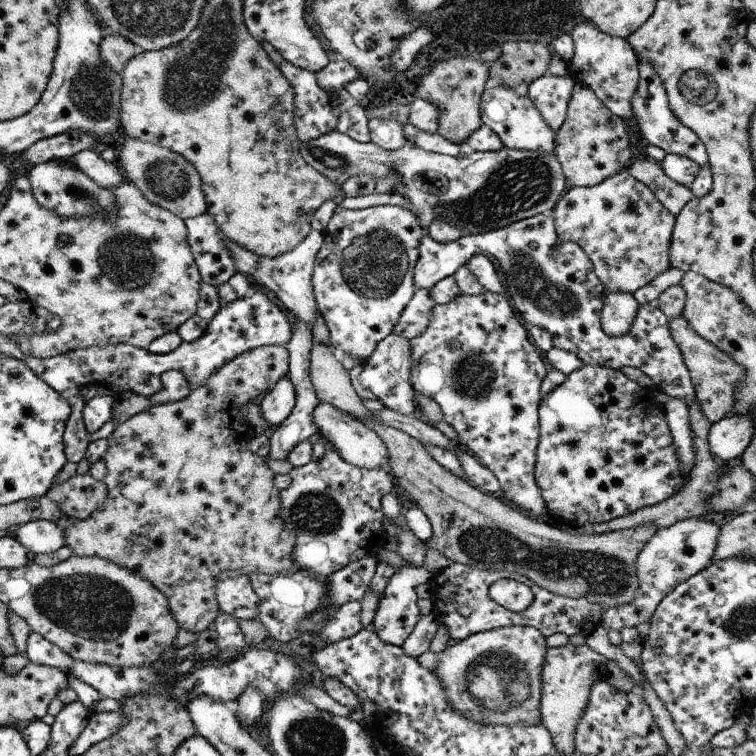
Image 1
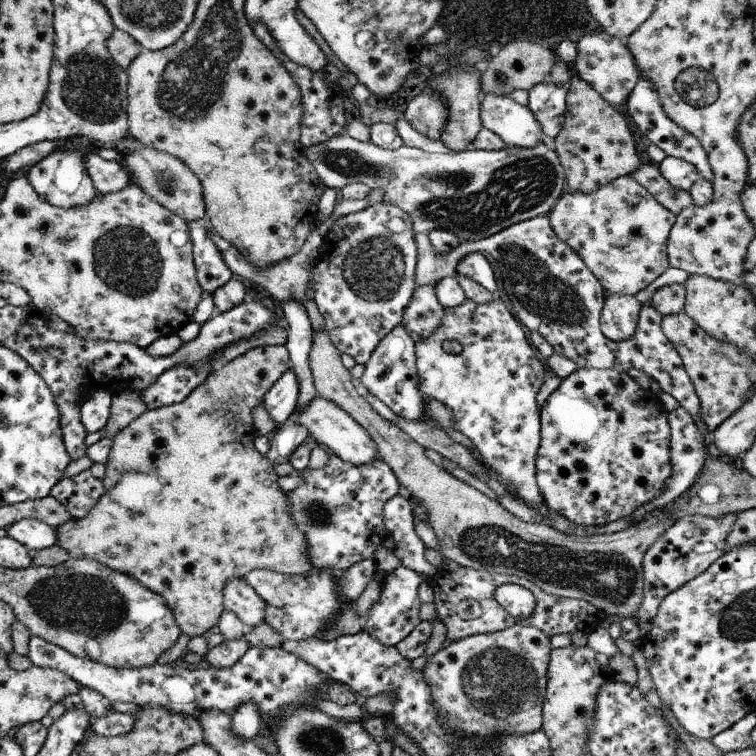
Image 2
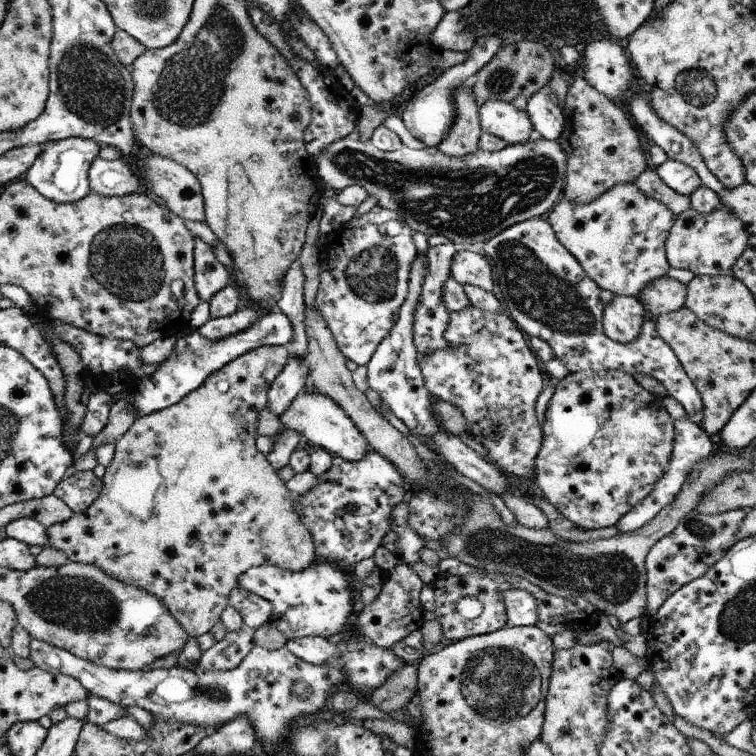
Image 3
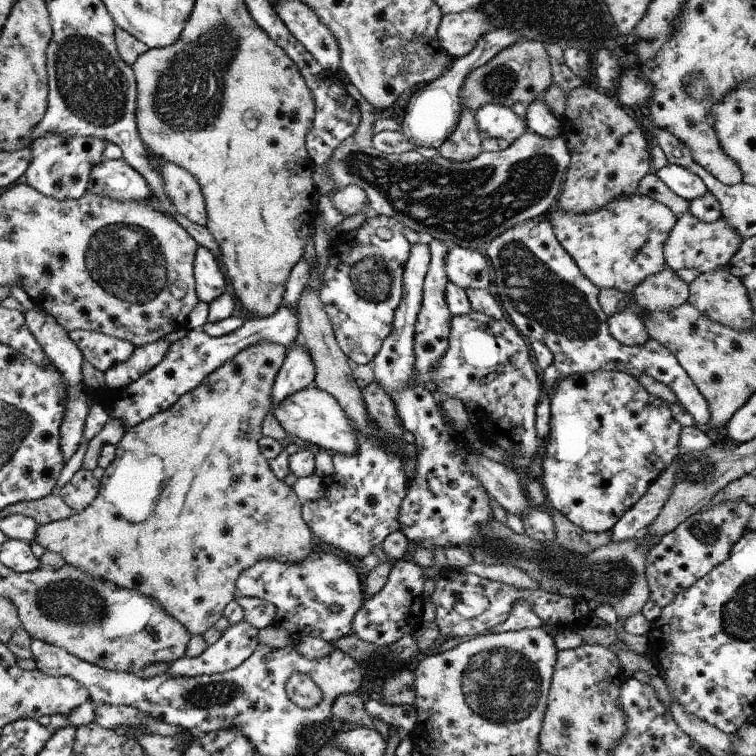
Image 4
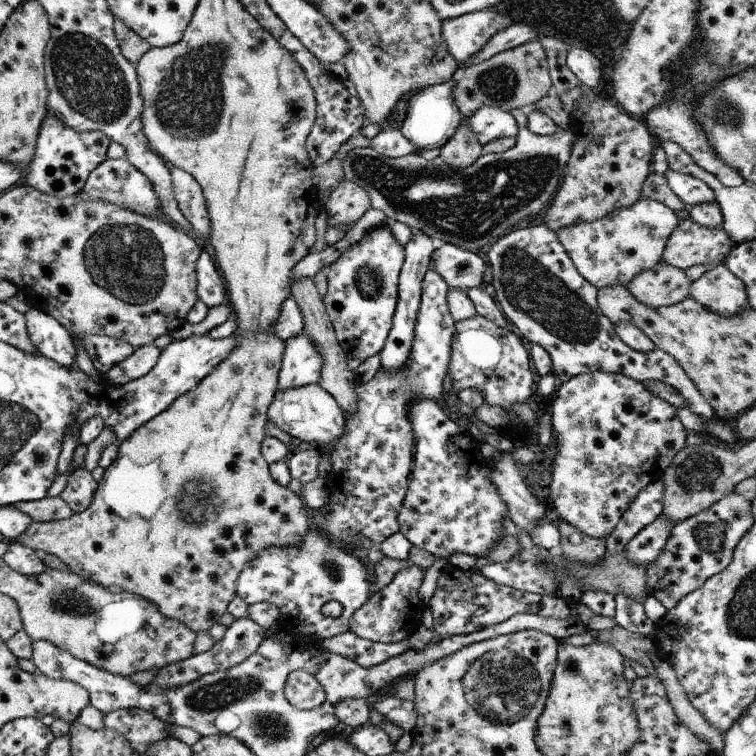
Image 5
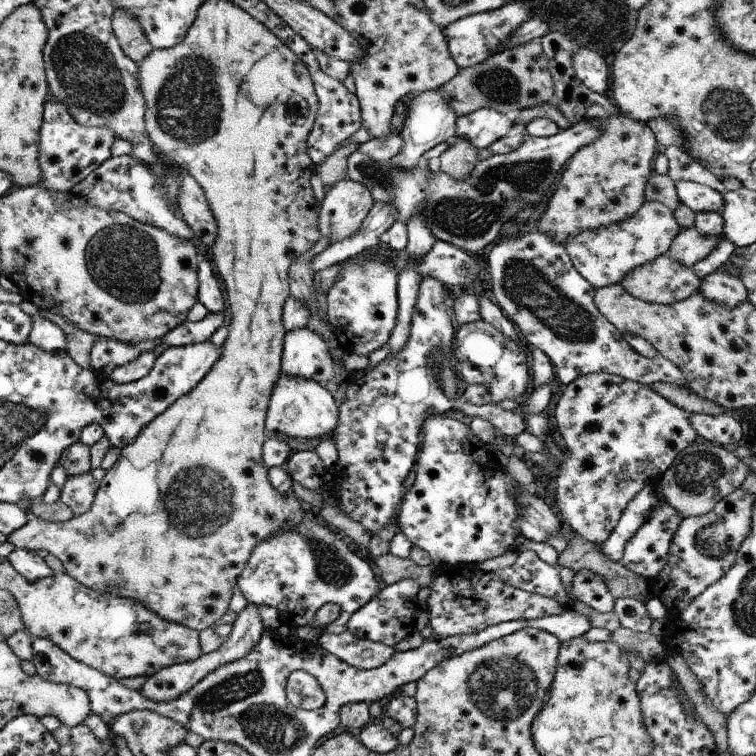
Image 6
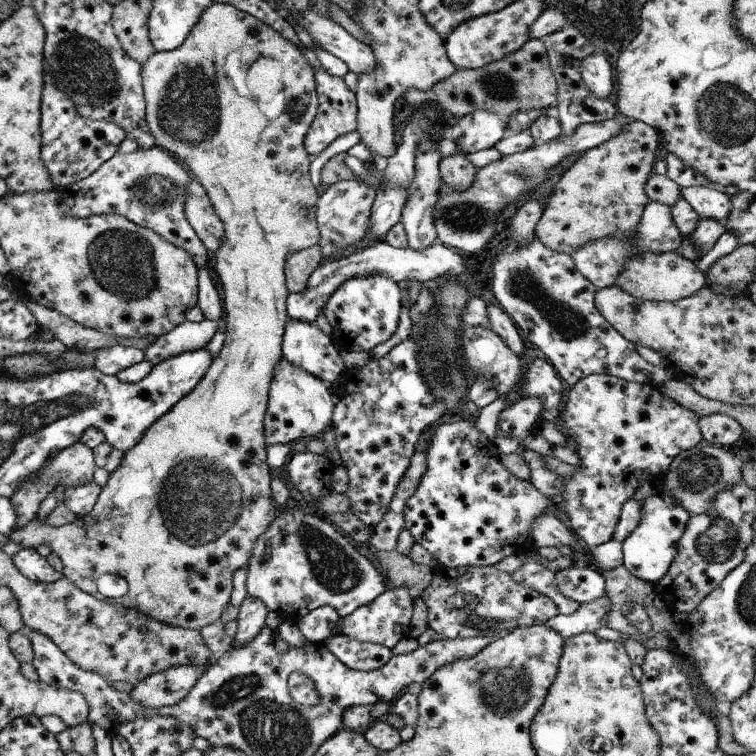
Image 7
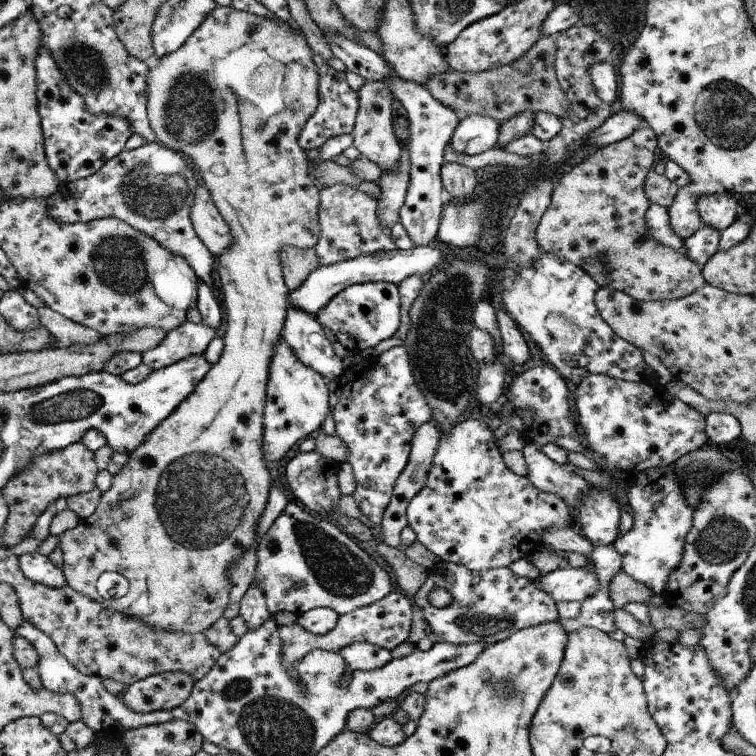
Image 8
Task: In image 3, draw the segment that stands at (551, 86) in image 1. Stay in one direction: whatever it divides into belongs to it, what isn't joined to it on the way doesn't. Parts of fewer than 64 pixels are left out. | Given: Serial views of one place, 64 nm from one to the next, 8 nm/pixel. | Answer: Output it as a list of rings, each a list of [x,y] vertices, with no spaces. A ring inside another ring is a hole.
[[[547,88],[536,92],[527,100],[526,111],[537,135],[546,140],[557,140],[564,128],[563,108],[558,106],[554,94]]]

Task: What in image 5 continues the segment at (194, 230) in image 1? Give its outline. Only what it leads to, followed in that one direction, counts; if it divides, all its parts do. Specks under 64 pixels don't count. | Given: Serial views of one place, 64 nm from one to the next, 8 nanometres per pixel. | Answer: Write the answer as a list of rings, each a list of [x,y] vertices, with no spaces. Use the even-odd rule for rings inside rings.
[[[204,247],[196,261],[196,280],[198,282],[196,287],[198,298],[209,309],[228,302],[225,280],[211,251],[206,247]]]

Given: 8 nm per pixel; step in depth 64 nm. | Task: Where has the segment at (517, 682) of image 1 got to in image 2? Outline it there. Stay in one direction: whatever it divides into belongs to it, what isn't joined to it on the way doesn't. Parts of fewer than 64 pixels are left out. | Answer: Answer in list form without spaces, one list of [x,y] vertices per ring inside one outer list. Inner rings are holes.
[[[515,623],[510,628],[490,634],[477,634],[457,641],[447,642],[437,653],[428,656],[428,662],[422,668],[422,676],[428,682],[430,692],[432,692],[434,708],[438,710],[438,722],[440,722],[440,726],[442,726],[442,722],[450,724],[452,730],[454,730],[454,734],[458,738],[474,736],[476,738],[474,744],[482,744],[486,738],[496,738],[496,736],[512,736],[512,734],[522,734],[524,736],[524,734],[538,732],[538,730],[542,729],[542,705],[544,704],[546,694],[546,671],[548,670],[548,664],[550,664],[550,652],[552,652],[550,637],[545,632],[534,626],[522,625],[520,623]]]

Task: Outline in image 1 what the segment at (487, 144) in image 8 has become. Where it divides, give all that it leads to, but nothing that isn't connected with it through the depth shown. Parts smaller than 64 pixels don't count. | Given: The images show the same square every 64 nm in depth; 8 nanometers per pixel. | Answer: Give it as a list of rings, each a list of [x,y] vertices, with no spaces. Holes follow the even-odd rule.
[[[486,86],[480,101],[480,114],[483,125],[488,126],[502,141],[504,147],[512,150],[534,152],[542,150],[546,154],[553,154],[556,150],[556,134],[548,122],[538,112],[538,107],[532,104],[529,96],[518,96],[519,88],[508,86]]]

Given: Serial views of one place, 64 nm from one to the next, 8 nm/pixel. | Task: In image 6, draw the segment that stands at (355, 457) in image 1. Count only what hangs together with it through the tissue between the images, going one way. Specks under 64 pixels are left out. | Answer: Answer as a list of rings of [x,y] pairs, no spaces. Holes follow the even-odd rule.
[[[280,372],[266,412],[266,434],[274,439],[291,438],[298,442],[312,439],[320,441],[332,437],[338,426],[338,406],[332,393],[316,380],[292,378]]]

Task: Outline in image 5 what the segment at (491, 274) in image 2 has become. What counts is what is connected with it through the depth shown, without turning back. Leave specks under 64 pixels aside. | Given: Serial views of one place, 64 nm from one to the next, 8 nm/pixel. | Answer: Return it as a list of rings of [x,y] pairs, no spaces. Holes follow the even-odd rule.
[[[441,242],[436,243],[434,252],[430,254],[428,270],[430,268],[434,268],[444,278],[449,288],[467,291],[482,286],[486,261],[482,260],[477,252]]]

